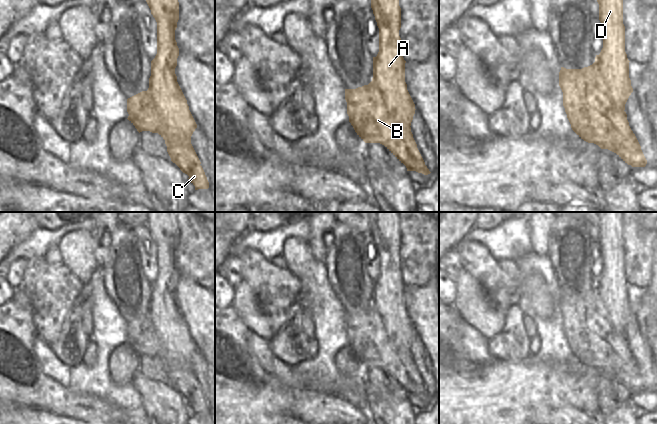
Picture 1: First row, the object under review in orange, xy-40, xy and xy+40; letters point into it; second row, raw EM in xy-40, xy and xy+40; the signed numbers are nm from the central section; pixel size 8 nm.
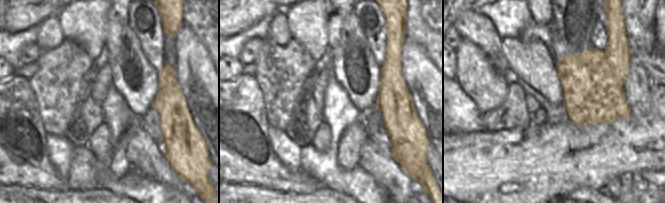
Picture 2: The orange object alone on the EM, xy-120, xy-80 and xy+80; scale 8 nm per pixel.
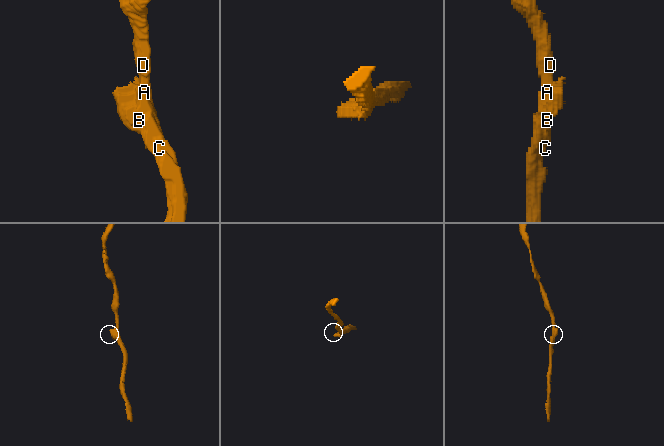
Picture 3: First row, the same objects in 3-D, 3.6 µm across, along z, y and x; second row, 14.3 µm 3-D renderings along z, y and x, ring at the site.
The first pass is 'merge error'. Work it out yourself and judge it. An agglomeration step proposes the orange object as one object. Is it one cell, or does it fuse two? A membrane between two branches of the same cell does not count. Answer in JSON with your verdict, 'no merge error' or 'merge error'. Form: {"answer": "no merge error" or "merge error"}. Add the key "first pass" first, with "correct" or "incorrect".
{"first pass": "correct", "answer": "merge error"}

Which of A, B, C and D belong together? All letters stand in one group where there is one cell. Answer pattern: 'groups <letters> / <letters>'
groups A C D / B

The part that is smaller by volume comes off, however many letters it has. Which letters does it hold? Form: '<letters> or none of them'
B

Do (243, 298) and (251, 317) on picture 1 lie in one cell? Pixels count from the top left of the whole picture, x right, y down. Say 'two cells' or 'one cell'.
one cell

